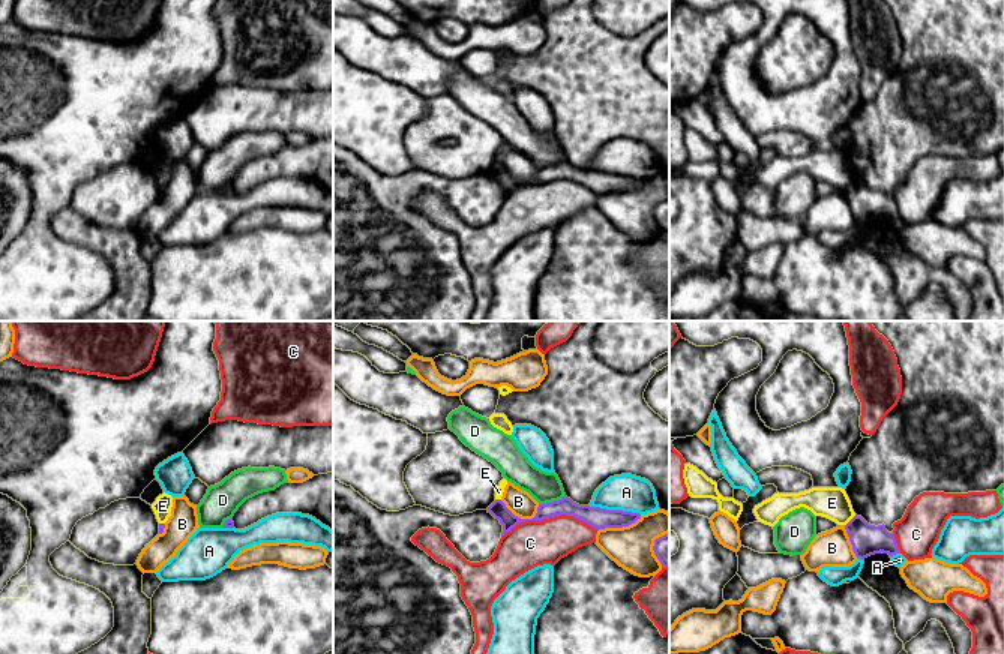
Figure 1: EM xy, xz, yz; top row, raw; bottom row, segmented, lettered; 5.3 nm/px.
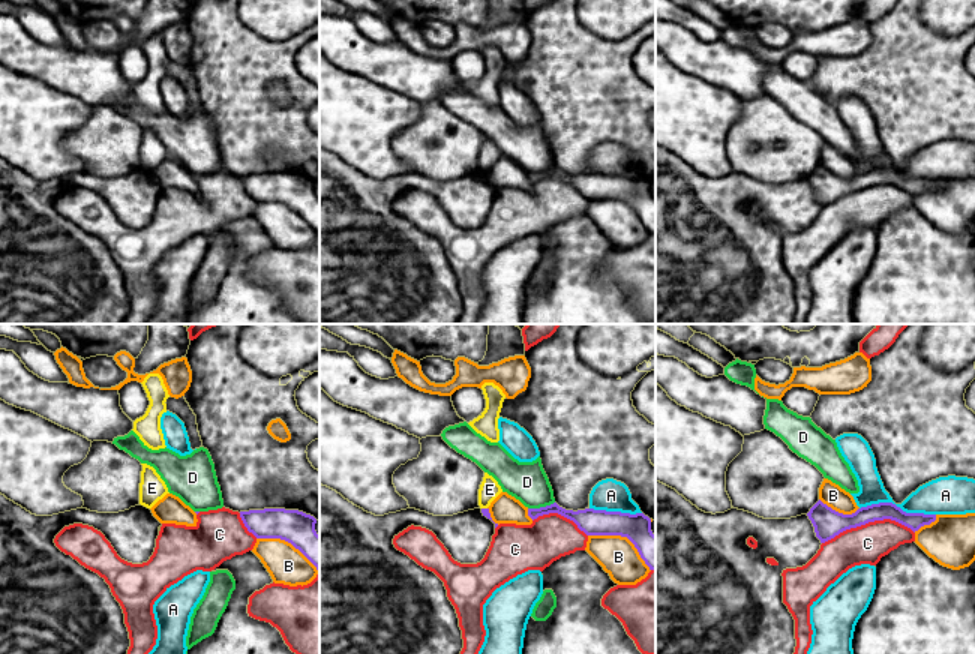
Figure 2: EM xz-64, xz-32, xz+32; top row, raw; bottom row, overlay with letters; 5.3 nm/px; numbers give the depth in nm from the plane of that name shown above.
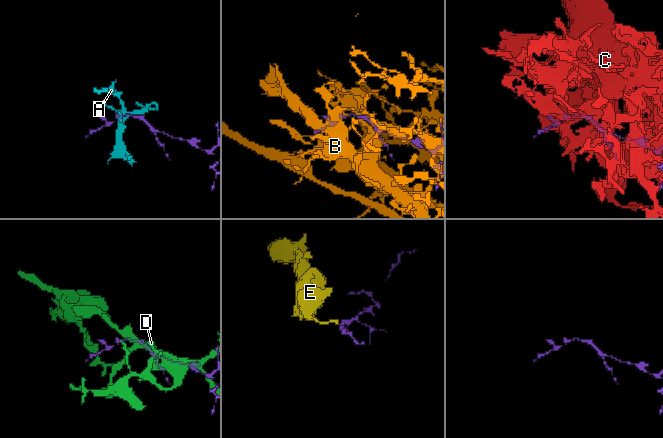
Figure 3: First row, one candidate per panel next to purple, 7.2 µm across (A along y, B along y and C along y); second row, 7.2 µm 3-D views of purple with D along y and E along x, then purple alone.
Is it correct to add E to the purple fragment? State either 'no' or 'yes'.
no

